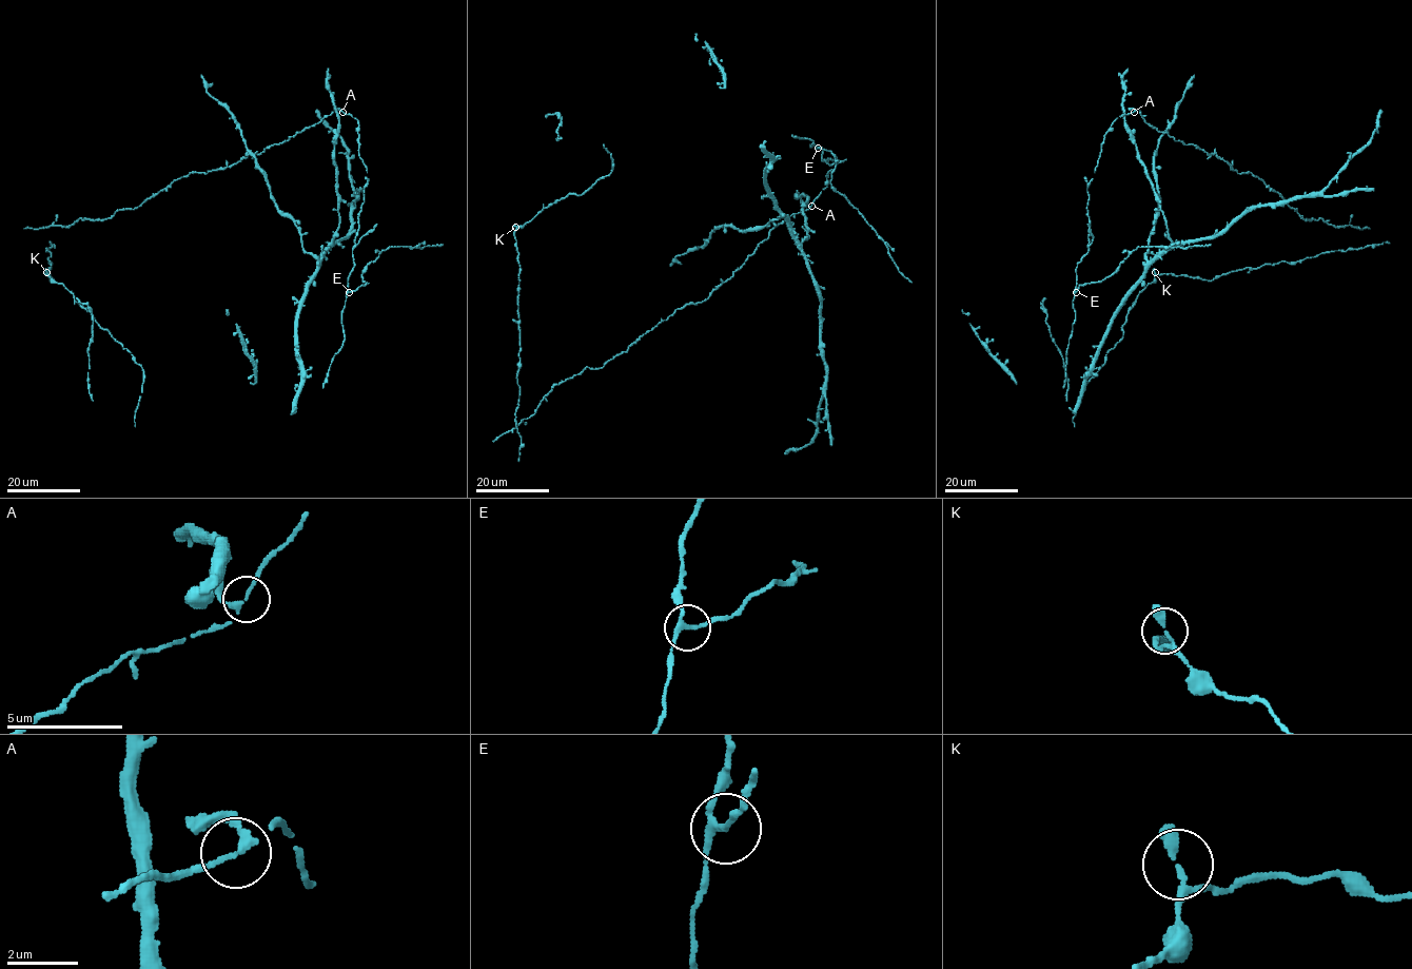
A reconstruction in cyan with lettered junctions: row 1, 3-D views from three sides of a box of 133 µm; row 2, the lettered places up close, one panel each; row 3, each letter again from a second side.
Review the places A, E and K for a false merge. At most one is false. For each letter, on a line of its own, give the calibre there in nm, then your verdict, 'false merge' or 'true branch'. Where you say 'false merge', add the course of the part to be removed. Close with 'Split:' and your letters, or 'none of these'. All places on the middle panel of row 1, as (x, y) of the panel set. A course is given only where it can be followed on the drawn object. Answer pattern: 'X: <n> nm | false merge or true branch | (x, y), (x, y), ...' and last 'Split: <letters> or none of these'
A: 170 nm | true branch
E: 160 nm | true branch
K: 200 nm | true branch
Split: none of these

